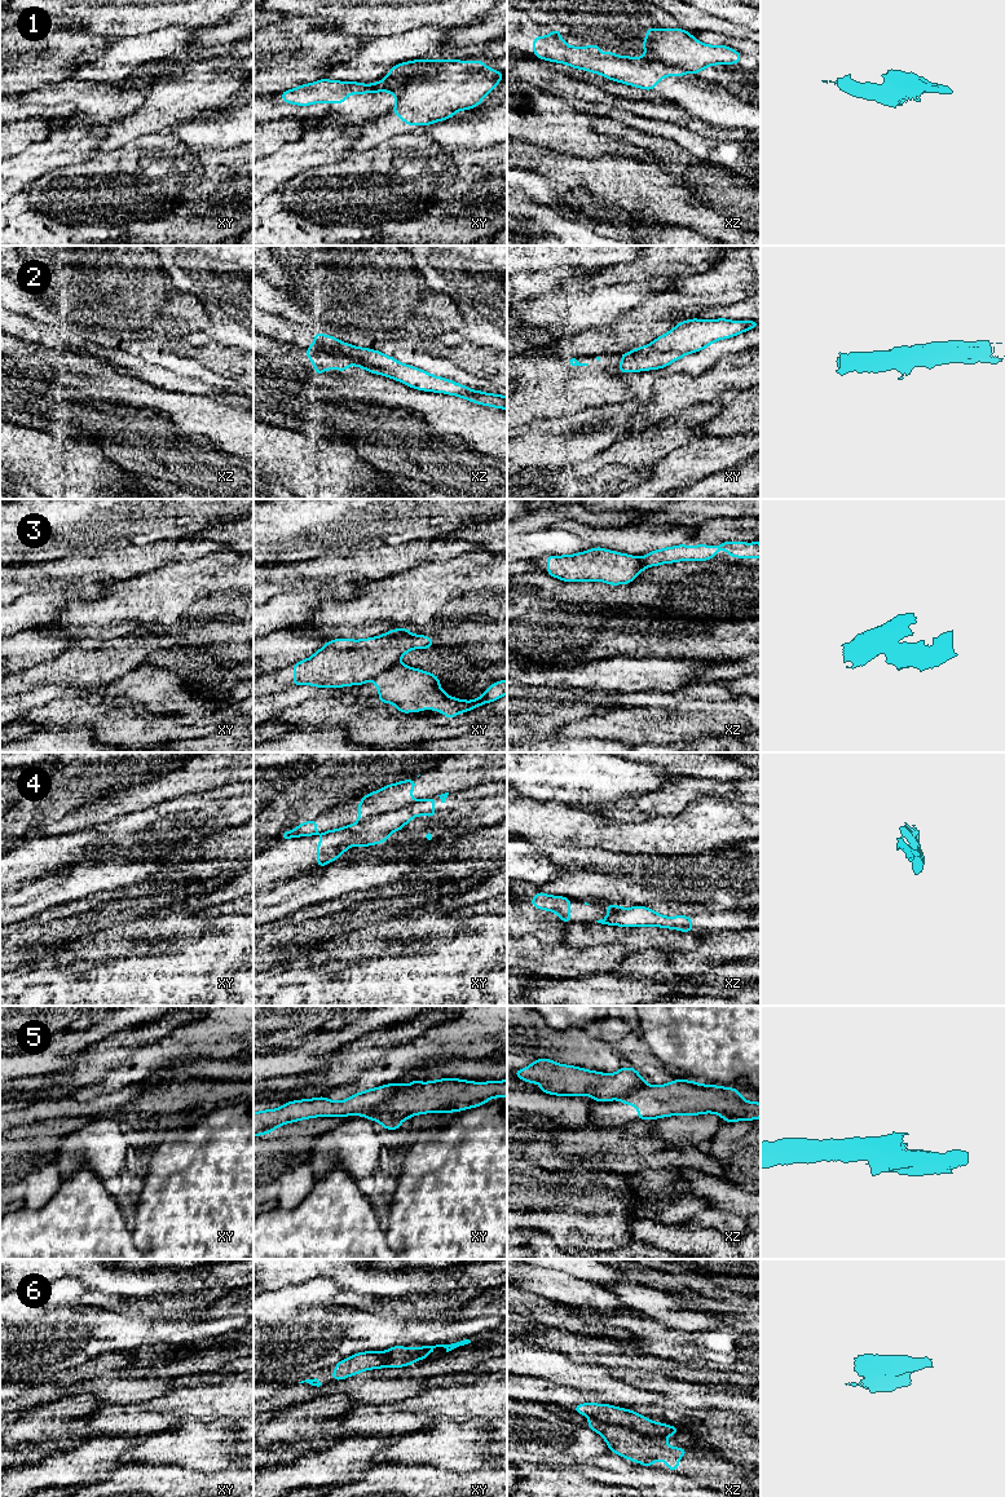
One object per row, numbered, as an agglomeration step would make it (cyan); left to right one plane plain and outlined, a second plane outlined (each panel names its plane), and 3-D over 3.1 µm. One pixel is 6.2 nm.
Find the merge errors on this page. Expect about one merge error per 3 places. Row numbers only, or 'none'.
1, 3, 4, 5, 6

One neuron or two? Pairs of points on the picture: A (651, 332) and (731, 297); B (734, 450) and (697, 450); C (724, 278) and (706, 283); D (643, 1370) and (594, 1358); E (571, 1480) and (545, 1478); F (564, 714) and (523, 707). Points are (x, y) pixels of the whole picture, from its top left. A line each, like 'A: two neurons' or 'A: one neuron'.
A: one neuron
B: one neuron
C: one neuron
D: one neuron
E: one neuron
F: one neuron

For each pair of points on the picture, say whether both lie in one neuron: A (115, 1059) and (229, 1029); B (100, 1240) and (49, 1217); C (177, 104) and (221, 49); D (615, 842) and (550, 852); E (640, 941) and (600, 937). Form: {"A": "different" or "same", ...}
{"A": "different", "B": "same", "C": "same", "D": "different", "E": "same"}

